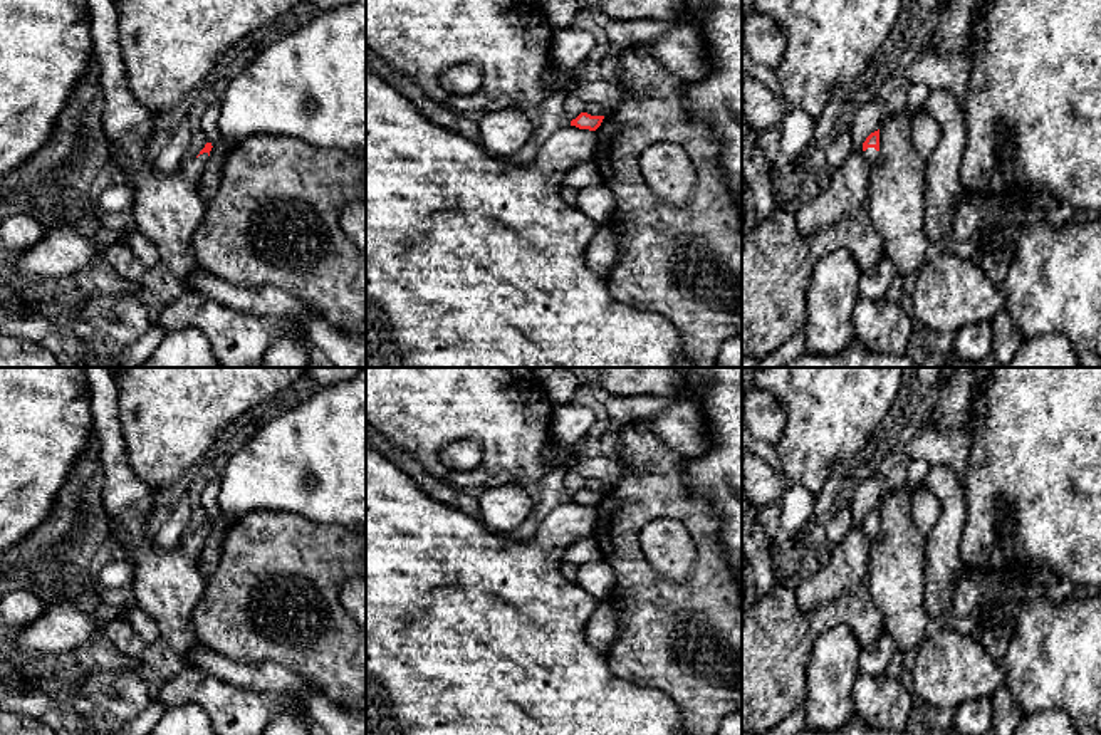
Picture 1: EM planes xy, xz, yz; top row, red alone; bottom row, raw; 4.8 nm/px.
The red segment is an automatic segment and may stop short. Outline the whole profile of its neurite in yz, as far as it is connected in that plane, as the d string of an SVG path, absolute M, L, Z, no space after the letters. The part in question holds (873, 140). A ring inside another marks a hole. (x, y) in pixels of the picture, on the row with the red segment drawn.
M879 129L866 138L866 141L863 143L863 151L866 163L871 166L876 161L879 151Z

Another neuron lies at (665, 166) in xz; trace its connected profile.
M673 143L648 148L639 166L650 188L666 203L683 208L695 191L695 169Z

